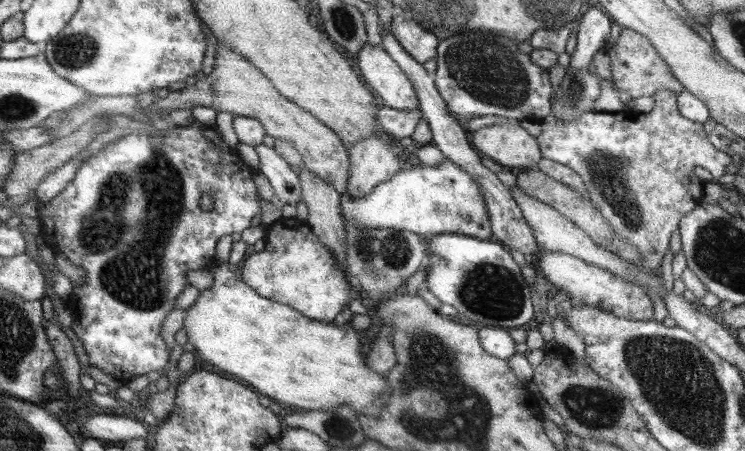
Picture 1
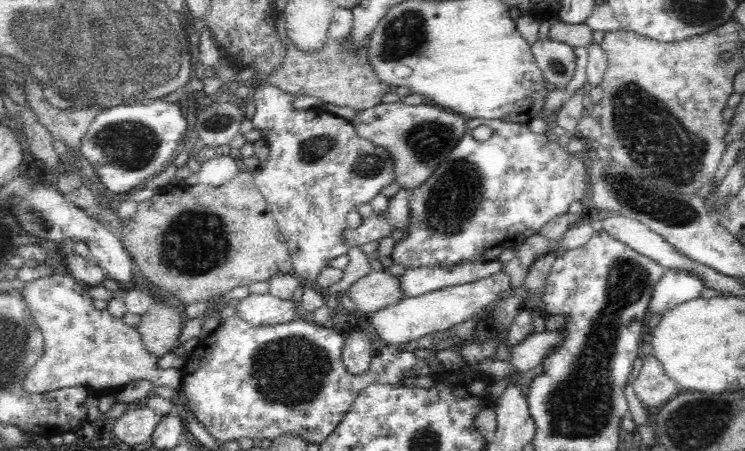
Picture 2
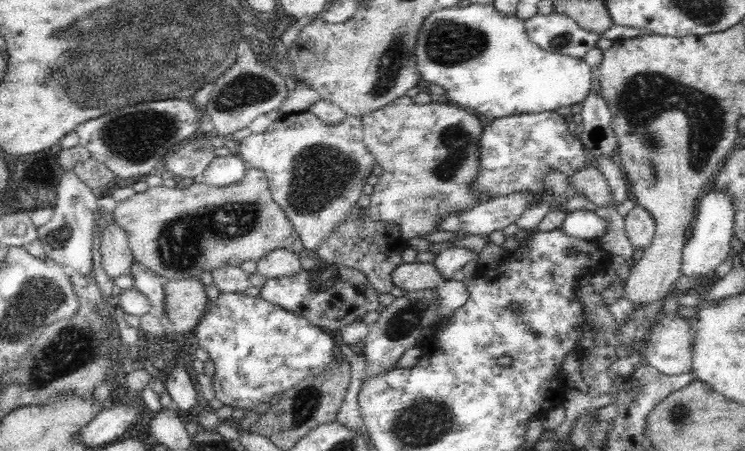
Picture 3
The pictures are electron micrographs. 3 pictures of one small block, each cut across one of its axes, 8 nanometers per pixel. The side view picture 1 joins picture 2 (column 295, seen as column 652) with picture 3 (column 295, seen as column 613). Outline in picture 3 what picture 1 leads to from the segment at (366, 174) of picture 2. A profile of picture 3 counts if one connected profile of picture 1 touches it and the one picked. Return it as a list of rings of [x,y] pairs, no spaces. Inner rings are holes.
[[[302,111],[291,114],[284,114],[280,120],[274,122],[269,129],[264,130],[260,134],[250,134],[249,137],[240,142],[240,147],[238,148],[237,155],[242,158],[245,163],[246,169],[259,169],[262,170],[267,176],[269,183],[269,190],[271,191],[271,196],[274,202],[276,202],[282,209],[285,210],[286,215],[292,221],[294,229],[298,231],[300,239],[302,239],[302,248],[306,250],[317,250],[319,242],[336,227],[340,226],[344,219],[346,219],[346,214],[350,210],[350,207],[356,206],[358,199],[360,198],[360,193],[363,192],[364,186],[367,184],[366,178],[372,174],[374,166],[377,164],[374,156],[367,150],[367,147],[363,142],[363,123],[360,117],[343,117],[339,123],[326,124],[322,119],[317,118],[316,115],[312,114],[310,111]]]

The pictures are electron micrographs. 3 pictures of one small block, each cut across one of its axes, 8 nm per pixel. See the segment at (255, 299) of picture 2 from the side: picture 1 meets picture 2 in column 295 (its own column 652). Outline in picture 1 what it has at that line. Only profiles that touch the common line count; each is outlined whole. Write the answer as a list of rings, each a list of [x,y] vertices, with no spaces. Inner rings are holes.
[[[539,250],[538,265],[552,287],[558,287],[559,292],[566,292],[570,297],[568,306],[590,305],[598,307],[622,318],[650,320],[654,316],[654,304],[644,294],[644,289],[637,283],[626,282],[624,278],[610,271],[592,265],[573,255],[558,253],[552,250]]]

